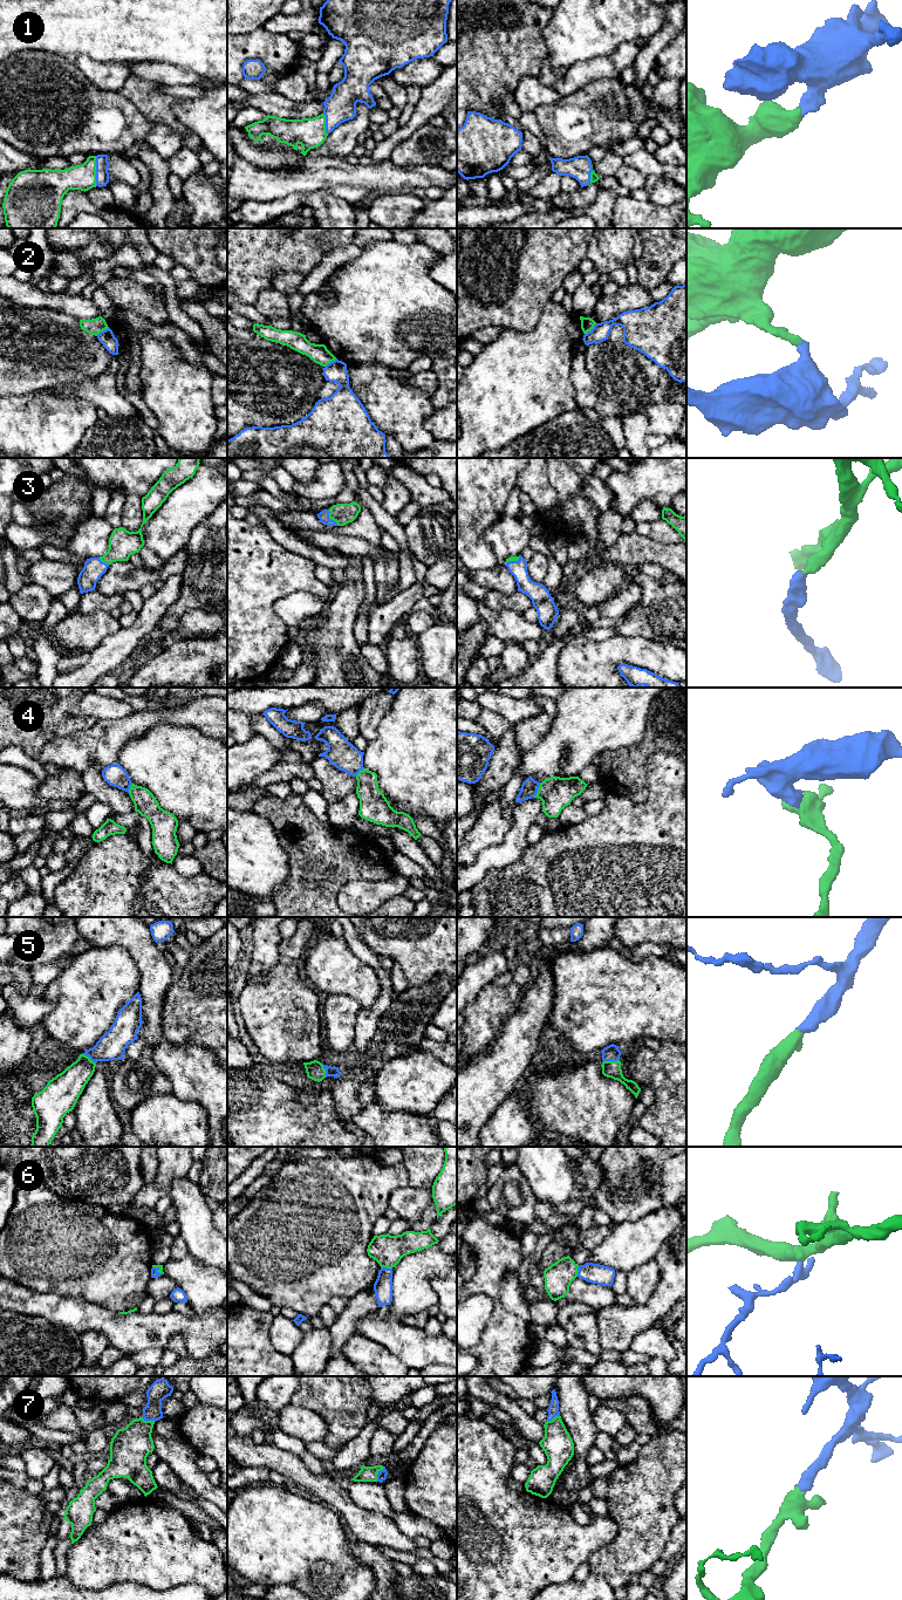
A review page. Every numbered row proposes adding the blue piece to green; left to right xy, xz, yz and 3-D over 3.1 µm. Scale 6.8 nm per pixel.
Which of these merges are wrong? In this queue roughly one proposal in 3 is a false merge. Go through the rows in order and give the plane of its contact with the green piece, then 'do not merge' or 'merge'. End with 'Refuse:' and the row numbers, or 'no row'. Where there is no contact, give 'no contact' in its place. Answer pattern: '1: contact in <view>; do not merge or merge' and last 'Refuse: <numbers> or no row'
1: contact in xy; merge
2: contact in yz; do not merge
3: contact in xz; merge
4: contact in yz; merge
5: contact in yz; merge
6: contact in xz; do not merge
7: contact in xz; merge
Refuse: 2, 6

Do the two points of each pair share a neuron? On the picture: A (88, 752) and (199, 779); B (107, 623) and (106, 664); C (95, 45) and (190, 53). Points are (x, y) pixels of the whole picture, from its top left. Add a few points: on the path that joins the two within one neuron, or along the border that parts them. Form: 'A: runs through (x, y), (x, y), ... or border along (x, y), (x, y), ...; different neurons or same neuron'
A: border along (136, 738), (124, 745), (116, 761); different neurons
B: border along (123, 624), (116, 631), (109, 634), (90, 653); different neurons
C: runs through (118, 43), (166, 43); same neuron

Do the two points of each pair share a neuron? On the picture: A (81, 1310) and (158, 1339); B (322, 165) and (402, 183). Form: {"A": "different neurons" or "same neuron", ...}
{"A": "same neuron", "B": "same neuron"}

